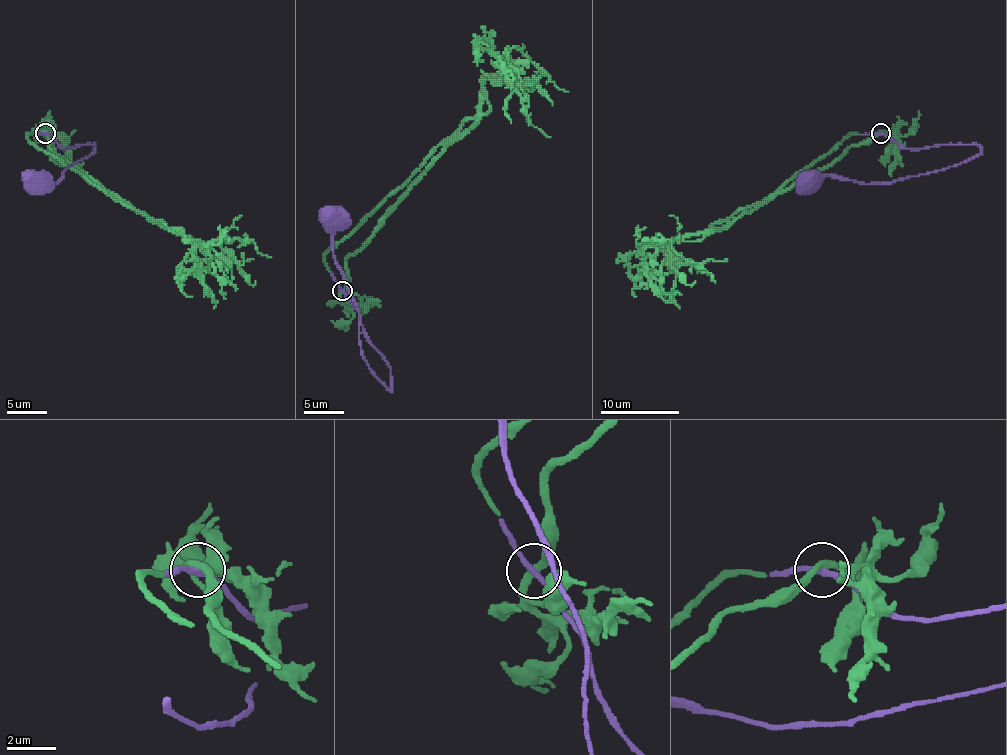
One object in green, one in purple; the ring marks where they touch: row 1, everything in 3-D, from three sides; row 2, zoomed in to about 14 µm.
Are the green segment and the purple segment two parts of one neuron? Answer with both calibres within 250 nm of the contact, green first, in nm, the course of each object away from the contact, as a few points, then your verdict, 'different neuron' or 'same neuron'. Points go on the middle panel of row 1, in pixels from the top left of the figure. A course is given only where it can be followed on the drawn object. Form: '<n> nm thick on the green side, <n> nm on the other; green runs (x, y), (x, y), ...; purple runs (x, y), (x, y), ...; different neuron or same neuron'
320 nm thick on the green side, 240 nm on the other; green runs (343, 291), (347, 259), (416, 178), (475, 121), (481, 85), (503, 62), (493, 54), (513, 76), (511, 89); purple runs (343, 291), (366, 340), (390, 368), (390, 390), (358, 342), (358, 309), (333, 253), (341, 224), (335, 216); same neuron

